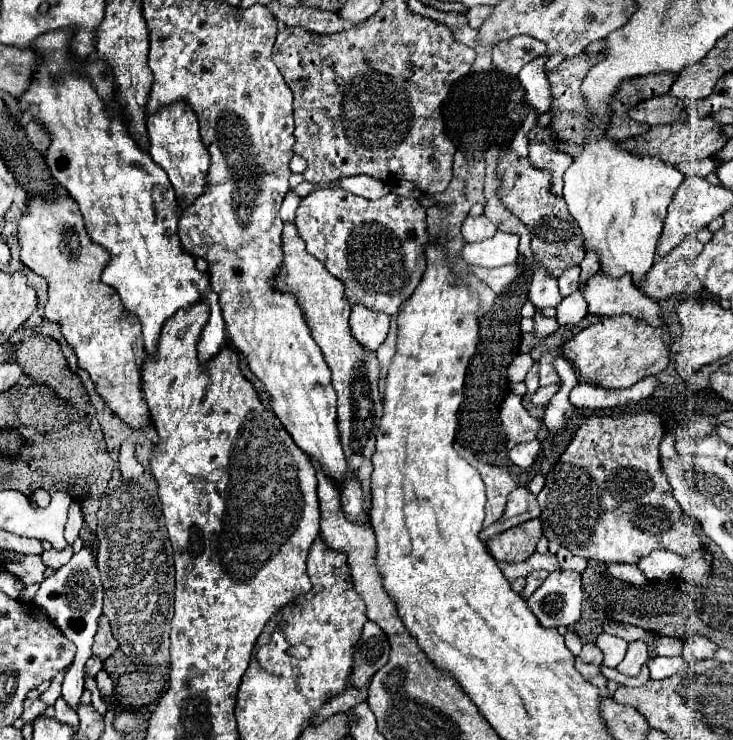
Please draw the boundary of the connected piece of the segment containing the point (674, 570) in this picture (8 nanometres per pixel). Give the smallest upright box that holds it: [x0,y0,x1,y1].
[638,549,684,582]

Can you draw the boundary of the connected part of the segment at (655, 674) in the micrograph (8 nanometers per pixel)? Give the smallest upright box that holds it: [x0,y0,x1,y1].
[648,657,688,679]

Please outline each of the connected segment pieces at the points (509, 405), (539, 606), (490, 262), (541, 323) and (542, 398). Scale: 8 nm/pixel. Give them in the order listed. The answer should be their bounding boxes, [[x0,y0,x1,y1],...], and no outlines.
[[500,393,542,445],[528,571,582,627],[462,231,518,267],[534,309,559,339],[530,383,560,405]]

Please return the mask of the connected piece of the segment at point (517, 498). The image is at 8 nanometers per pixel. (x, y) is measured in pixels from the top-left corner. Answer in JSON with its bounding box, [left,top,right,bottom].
[480,487,540,543]

